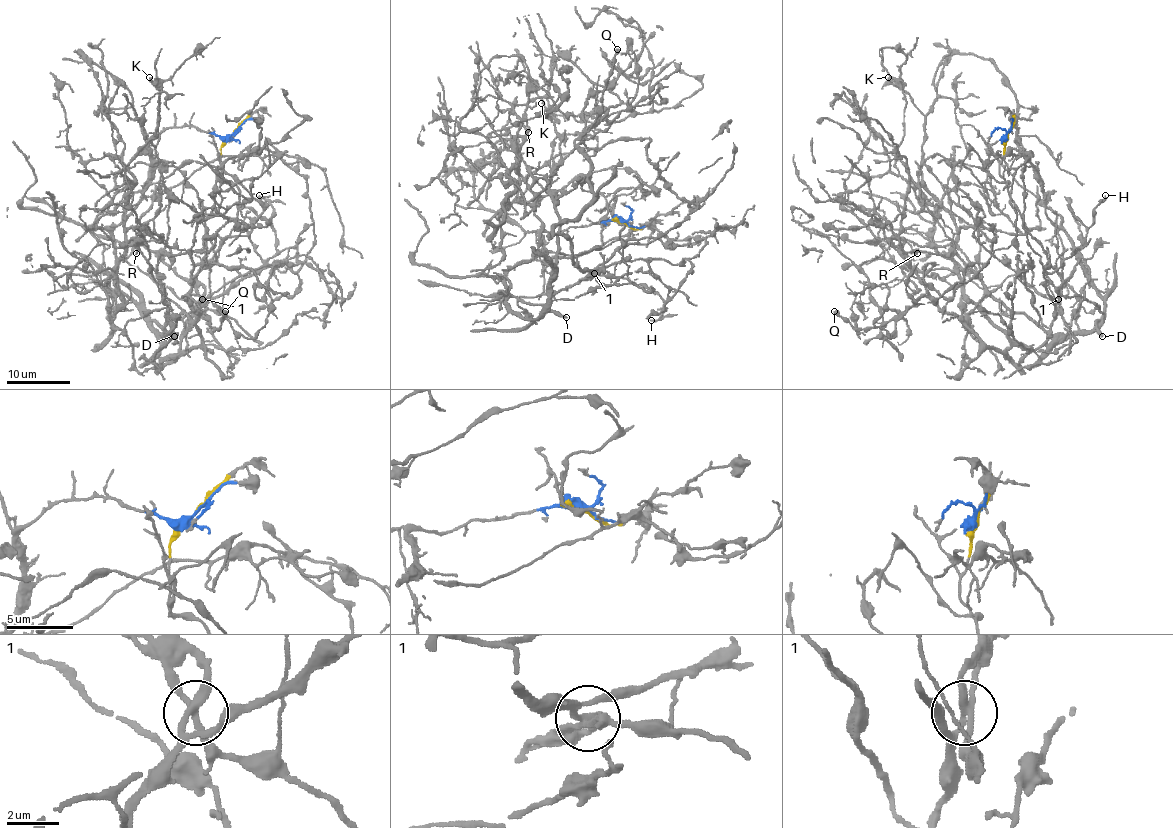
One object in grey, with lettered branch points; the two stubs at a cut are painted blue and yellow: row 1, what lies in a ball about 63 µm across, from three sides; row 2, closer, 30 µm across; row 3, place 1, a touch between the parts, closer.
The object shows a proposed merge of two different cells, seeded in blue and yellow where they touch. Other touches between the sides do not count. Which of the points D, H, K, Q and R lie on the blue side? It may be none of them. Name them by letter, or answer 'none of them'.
D, K, R

